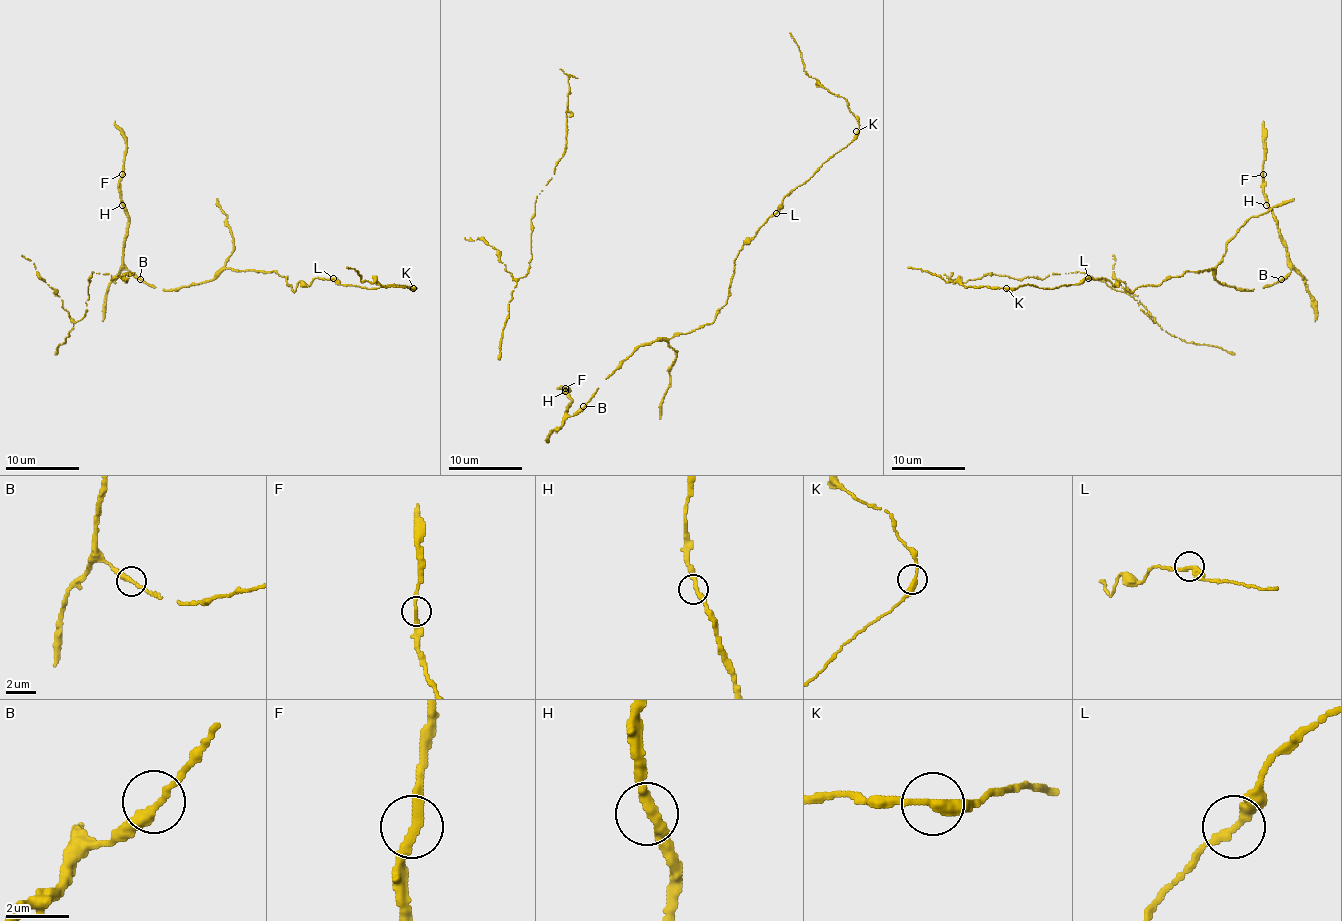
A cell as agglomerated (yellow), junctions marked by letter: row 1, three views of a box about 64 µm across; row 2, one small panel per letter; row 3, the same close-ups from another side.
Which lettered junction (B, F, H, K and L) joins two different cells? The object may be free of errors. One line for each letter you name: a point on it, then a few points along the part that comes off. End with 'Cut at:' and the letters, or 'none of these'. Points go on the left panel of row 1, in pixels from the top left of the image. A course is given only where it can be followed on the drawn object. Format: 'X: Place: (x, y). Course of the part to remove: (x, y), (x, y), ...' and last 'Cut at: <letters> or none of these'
Cut at: none of these

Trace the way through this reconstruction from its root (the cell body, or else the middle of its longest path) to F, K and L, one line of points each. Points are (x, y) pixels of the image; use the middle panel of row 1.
F: (592, 395), (574, 415), (568, 415), (570, 399), (565, 388)
K: (592, 395), (640, 345), (712, 323), (725, 304), (740, 249), (781, 207), (782, 199), (845, 148), (856, 131)
L: (592, 395), (640, 345), (686, 334), (712, 323), (714, 316), (725, 304), (734, 258), (775, 212)

